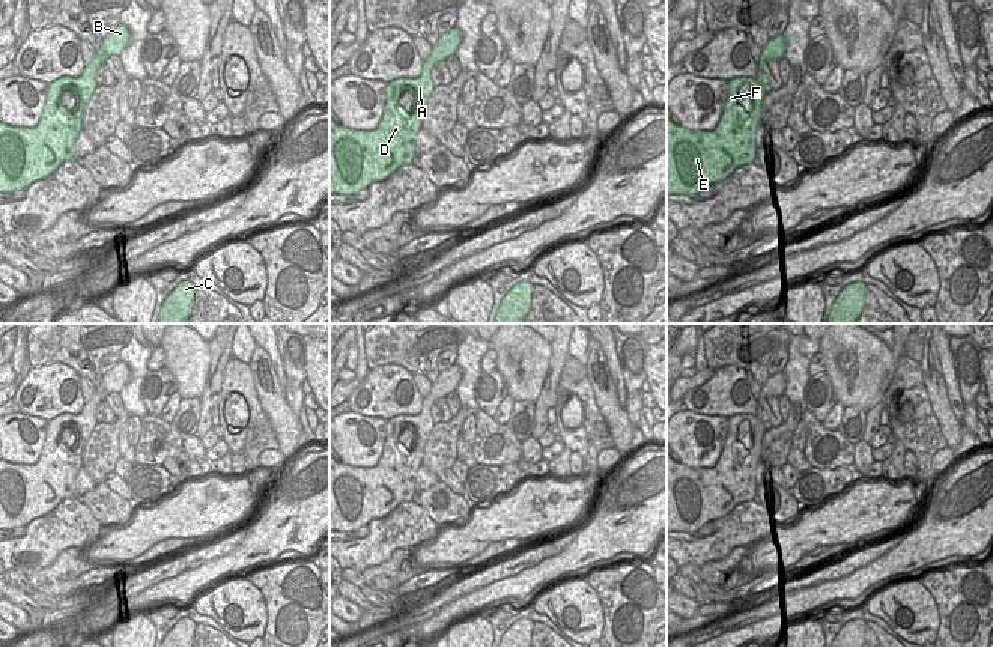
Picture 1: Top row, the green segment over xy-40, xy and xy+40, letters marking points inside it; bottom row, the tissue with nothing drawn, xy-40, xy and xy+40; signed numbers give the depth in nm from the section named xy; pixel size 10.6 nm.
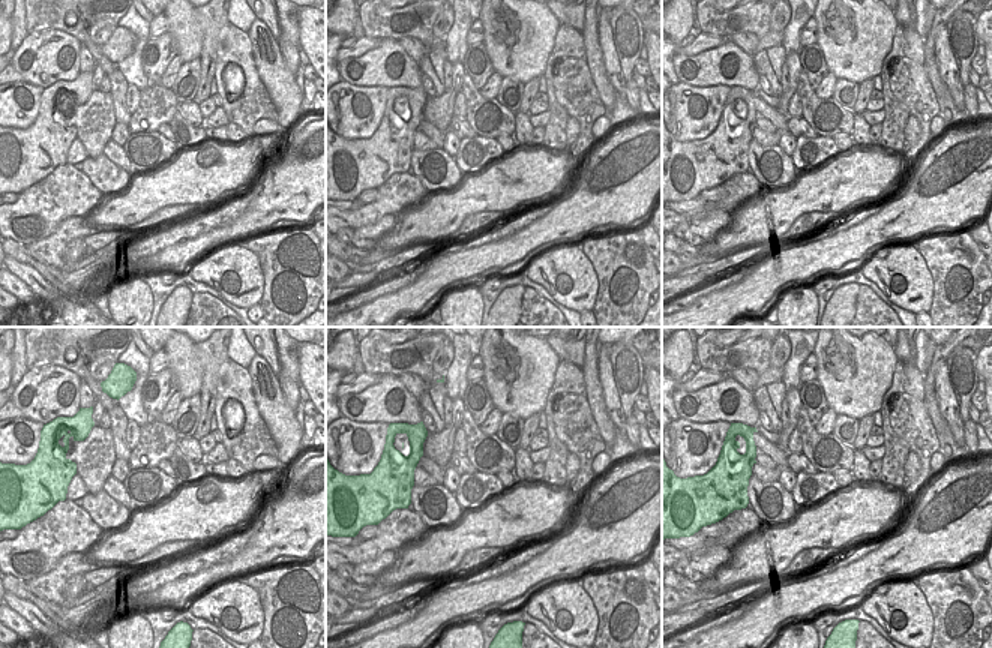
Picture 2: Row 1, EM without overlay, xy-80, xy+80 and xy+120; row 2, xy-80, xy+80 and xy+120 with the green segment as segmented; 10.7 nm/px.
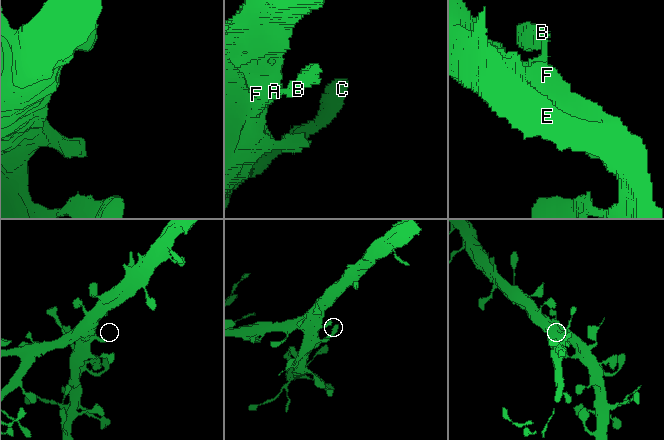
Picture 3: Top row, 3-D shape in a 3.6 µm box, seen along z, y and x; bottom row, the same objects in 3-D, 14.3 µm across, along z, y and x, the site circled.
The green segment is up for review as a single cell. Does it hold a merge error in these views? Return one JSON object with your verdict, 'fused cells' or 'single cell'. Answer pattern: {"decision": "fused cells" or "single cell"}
{"decision": "single cell"}

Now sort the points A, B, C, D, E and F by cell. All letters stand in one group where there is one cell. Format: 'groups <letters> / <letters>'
groups A B C D E F

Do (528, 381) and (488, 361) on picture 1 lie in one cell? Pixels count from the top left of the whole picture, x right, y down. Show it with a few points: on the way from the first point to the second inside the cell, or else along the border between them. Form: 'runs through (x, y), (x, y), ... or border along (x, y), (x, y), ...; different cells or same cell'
border along (491, 346), (495, 351), (495, 369); different cells

